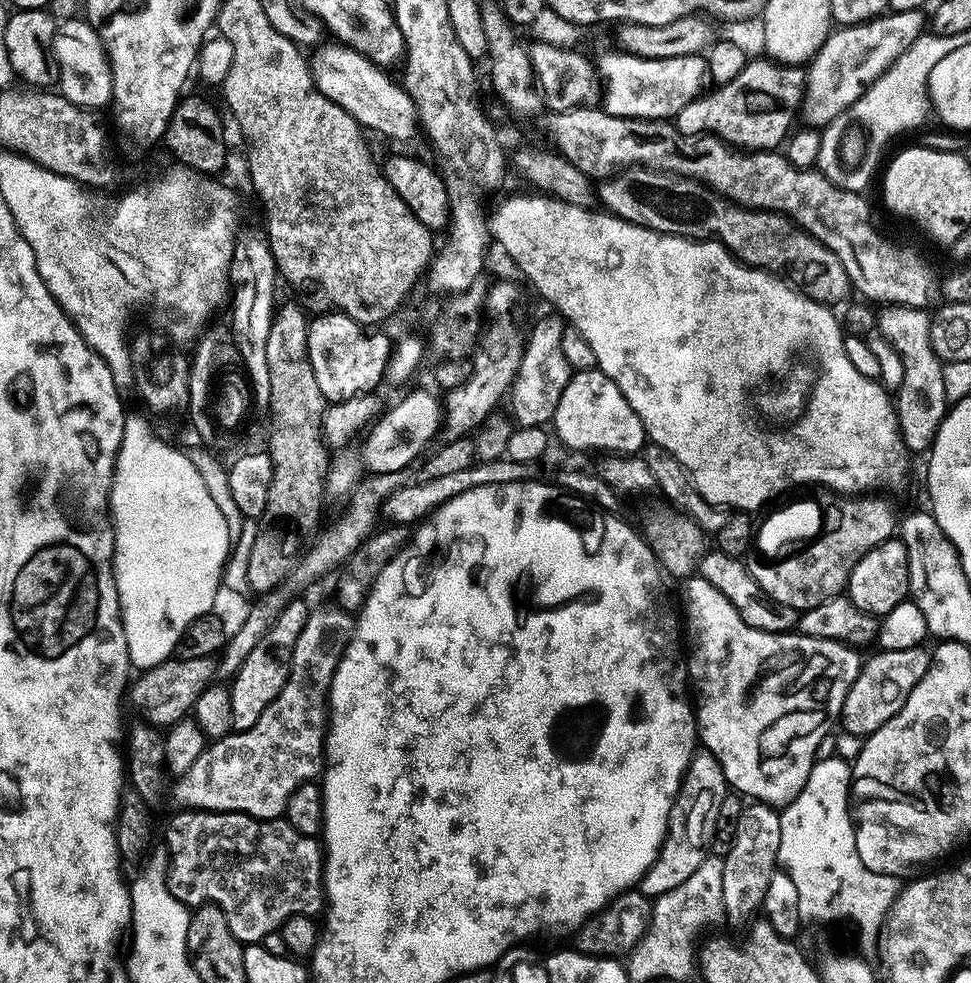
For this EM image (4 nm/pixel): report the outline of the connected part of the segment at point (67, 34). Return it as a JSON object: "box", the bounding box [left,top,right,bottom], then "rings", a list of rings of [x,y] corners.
{"box":[52,18,112,110],"rings":[[[84,18],[59,21],[54,34],[52,57],[56,60],[58,92],[72,104],[89,110],[101,110],[112,101],[112,64],[100,40],[100,33]]]}

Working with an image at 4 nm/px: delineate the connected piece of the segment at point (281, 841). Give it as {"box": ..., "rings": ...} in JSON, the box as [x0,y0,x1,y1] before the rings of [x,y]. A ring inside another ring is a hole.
{"box":[164,810,325,946],"rings":[[[180,810],[180,813],[169,822],[168,829],[164,832],[164,844],[168,847],[168,857],[166,857],[168,873],[164,875],[164,881],[170,890],[170,894],[174,894],[174,898],[178,898],[180,904],[192,910],[199,908],[201,904],[216,904],[222,910],[222,914],[226,914],[226,922],[230,922],[230,934],[234,934],[234,938],[238,938],[241,944],[245,946],[258,944],[262,938],[266,938],[266,934],[278,932],[291,916],[310,916],[316,918],[325,911],[324,852],[322,851],[321,841],[315,836],[299,833],[292,824],[288,823],[287,819],[256,820],[254,817],[247,816],[241,812]]]}

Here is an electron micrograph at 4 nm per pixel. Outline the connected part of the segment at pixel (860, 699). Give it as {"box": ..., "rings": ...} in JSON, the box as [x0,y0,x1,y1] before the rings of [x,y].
{"box":[840,646,932,738],"rings":[[[909,646],[906,650],[877,652],[877,656],[872,656],[869,660],[867,657],[863,661],[858,678],[854,686],[850,686],[850,694],[846,694],[846,702],[840,711],[843,731],[863,738],[886,726],[886,722],[890,722],[890,718],[902,710],[906,698],[910,698],[910,690],[922,682],[922,674],[926,674],[932,661],[927,647]]]}

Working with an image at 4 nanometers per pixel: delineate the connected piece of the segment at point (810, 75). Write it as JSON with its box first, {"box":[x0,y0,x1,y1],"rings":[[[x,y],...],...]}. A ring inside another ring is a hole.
{"box":[802,11,926,130],"rings":[[[889,11],[865,24],[837,27],[812,57],[806,68],[802,120],[817,130],[836,122],[862,98],[864,89],[873,84],[900,55],[917,40],[926,28],[924,12]]]}

